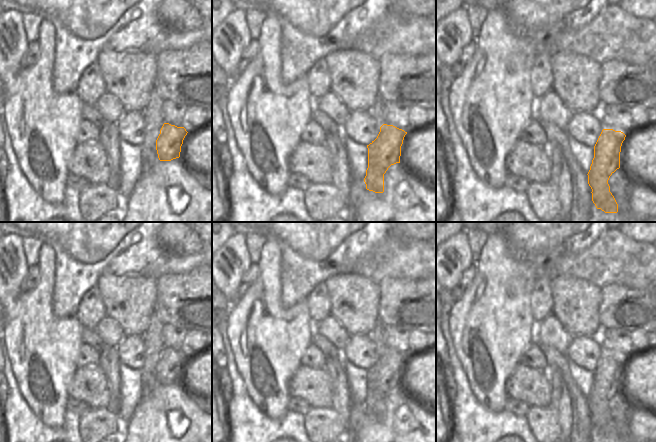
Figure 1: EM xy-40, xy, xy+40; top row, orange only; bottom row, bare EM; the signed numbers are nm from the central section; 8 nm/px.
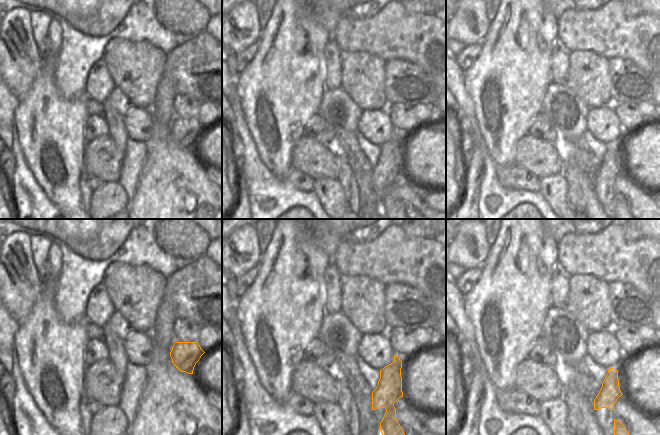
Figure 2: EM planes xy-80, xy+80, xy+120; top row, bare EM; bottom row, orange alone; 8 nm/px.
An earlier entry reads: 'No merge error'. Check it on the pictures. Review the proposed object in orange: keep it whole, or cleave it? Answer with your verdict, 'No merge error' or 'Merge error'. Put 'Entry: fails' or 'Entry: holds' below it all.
Merge error
Entry: fails

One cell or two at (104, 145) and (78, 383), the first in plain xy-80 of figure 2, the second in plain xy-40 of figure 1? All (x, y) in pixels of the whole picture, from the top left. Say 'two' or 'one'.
one

